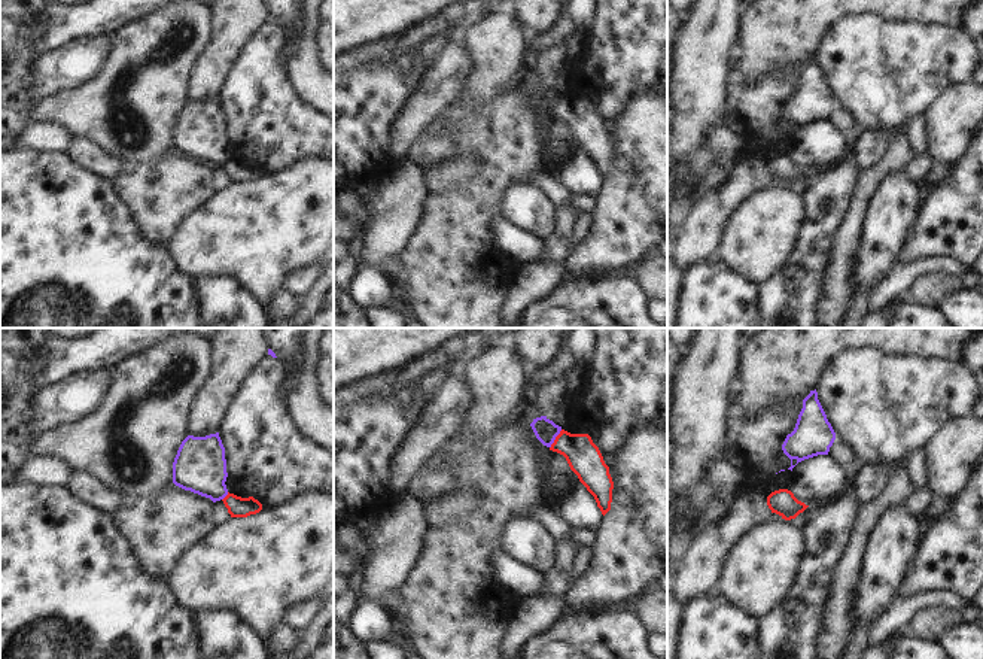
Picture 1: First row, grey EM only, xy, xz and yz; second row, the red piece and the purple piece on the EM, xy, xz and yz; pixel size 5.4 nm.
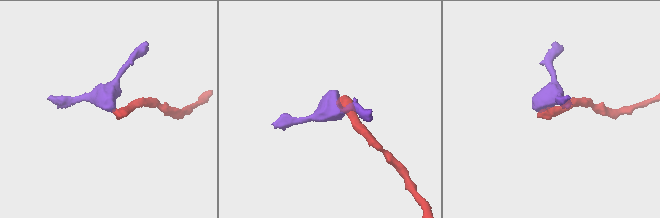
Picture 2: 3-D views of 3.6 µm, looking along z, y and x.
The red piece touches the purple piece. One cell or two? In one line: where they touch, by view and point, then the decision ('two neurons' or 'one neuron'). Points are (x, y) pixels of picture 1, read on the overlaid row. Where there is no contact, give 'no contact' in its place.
contact xz (556, 439); two neurons

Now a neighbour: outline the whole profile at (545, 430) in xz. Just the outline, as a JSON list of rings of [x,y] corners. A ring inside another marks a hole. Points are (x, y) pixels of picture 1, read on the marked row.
[[[541,416],[533,419],[530,423],[536,438],[547,447],[551,447],[556,437],[560,434],[562,426],[556,425],[553,420],[550,420],[547,416]]]

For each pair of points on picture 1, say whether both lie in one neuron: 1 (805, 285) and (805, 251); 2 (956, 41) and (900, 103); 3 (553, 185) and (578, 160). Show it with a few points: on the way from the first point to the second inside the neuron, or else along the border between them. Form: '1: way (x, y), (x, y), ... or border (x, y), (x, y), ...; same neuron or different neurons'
1: way (805, 276), (805, 260); same neuron
2: way (942, 55), (909, 88); same neuron
3: border (559, 179), (571, 194), (590, 194); different neurons

